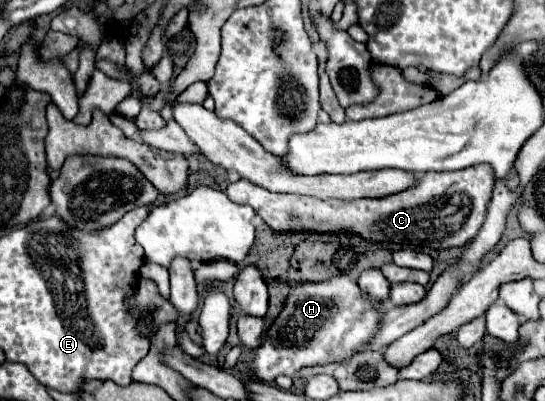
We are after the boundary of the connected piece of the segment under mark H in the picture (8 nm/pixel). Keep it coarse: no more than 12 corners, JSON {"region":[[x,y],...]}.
{"region":[[346,273],[290,287],[254,351],[272,383],[348,361],[384,307]]}

